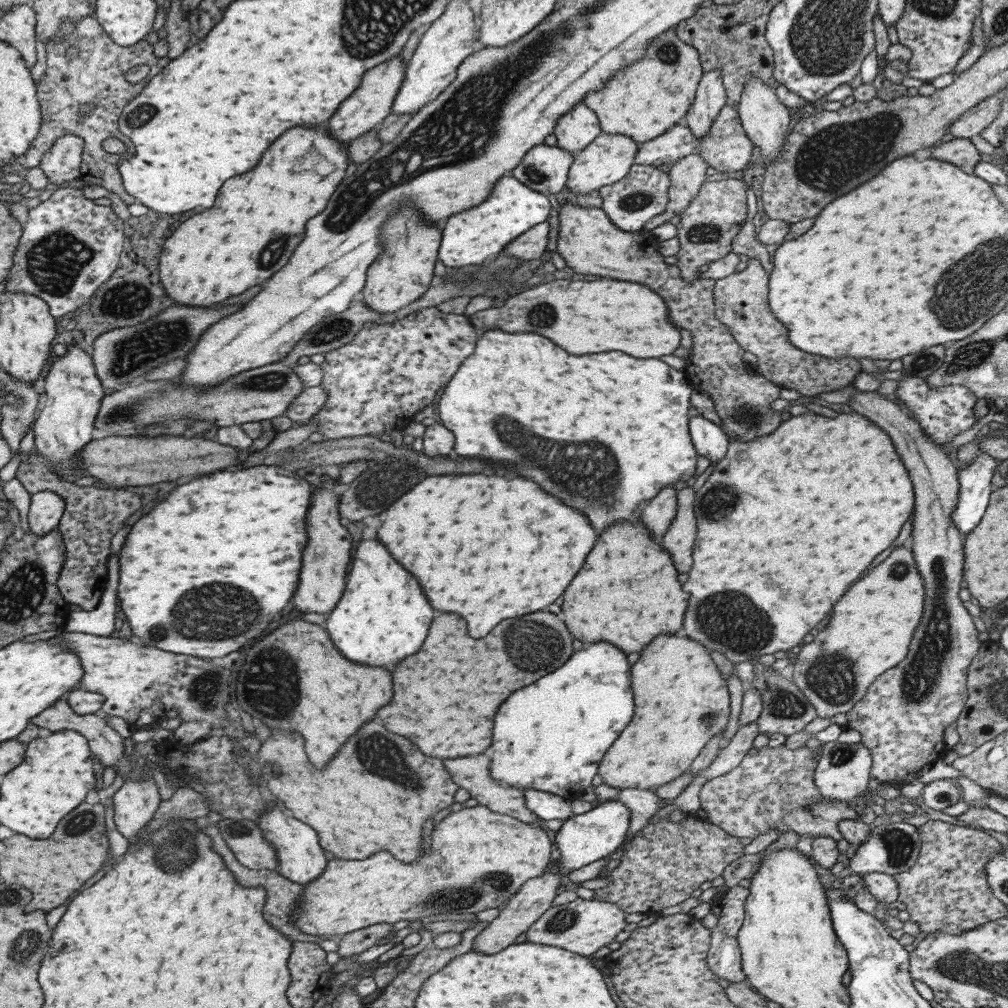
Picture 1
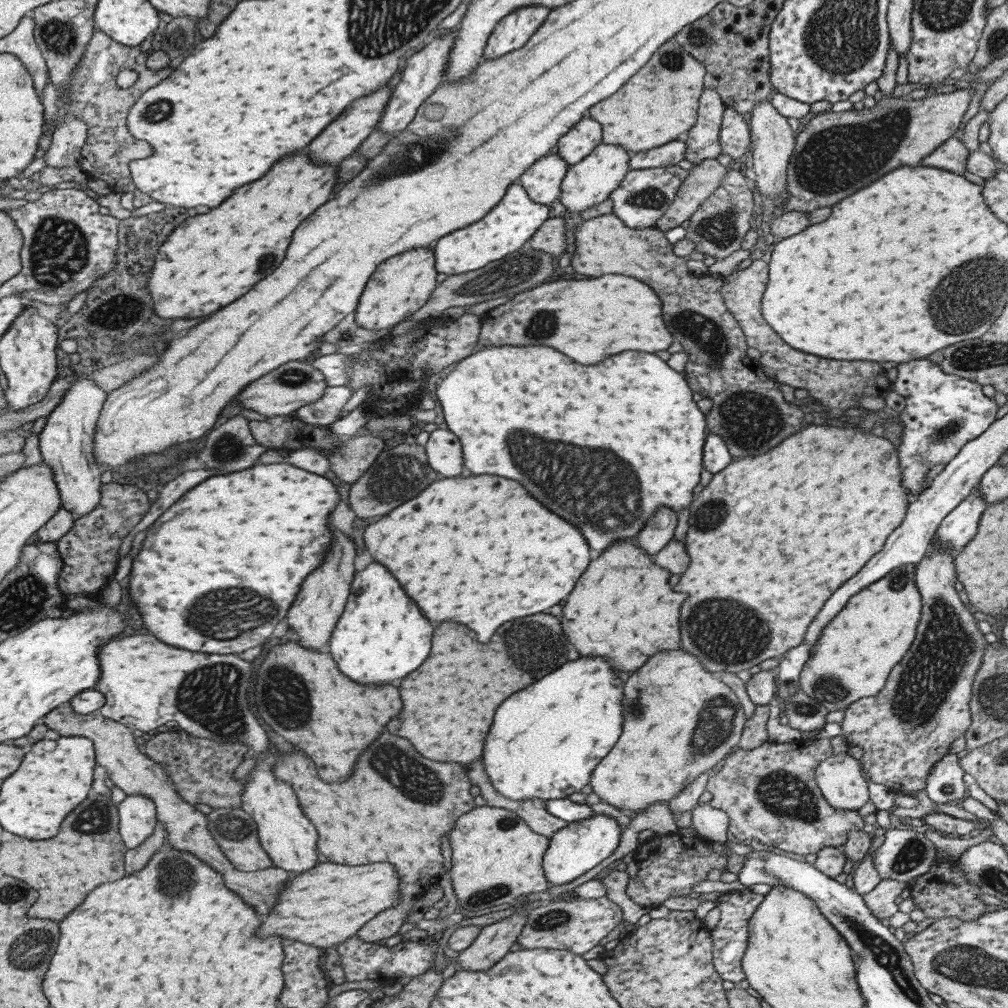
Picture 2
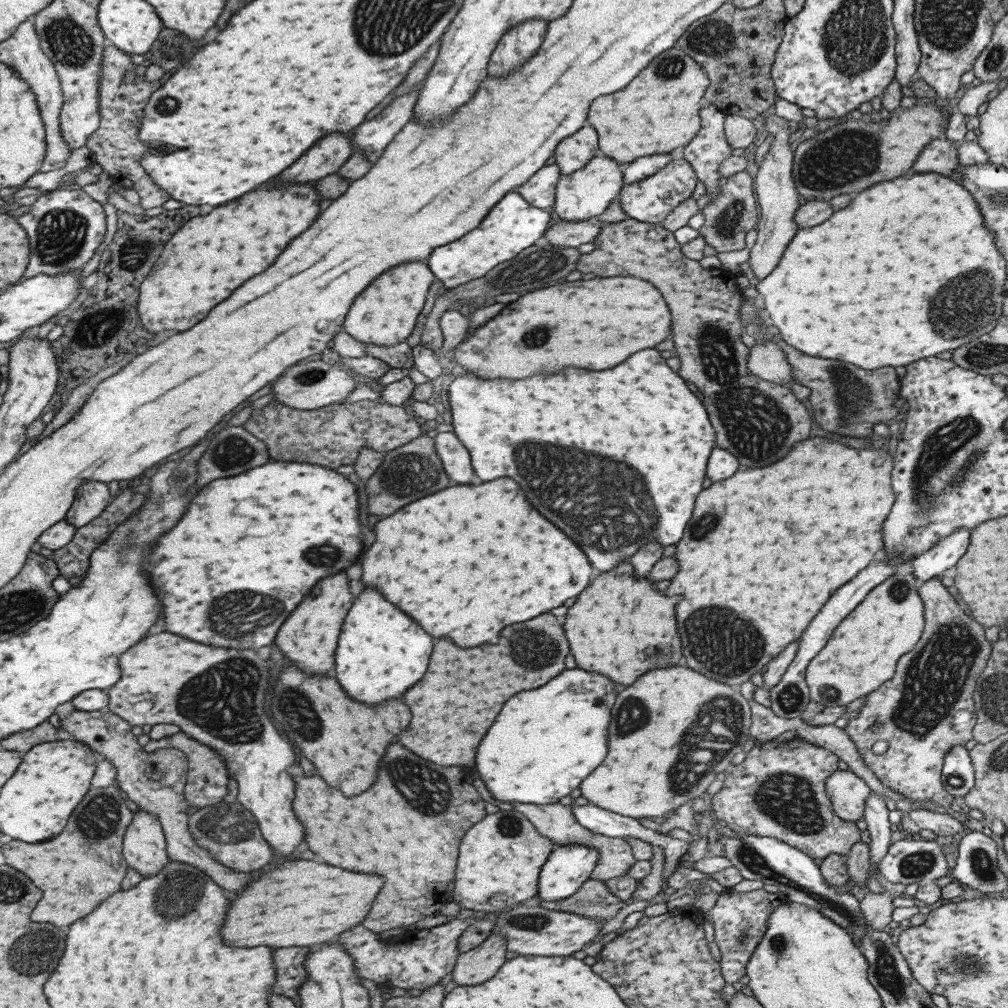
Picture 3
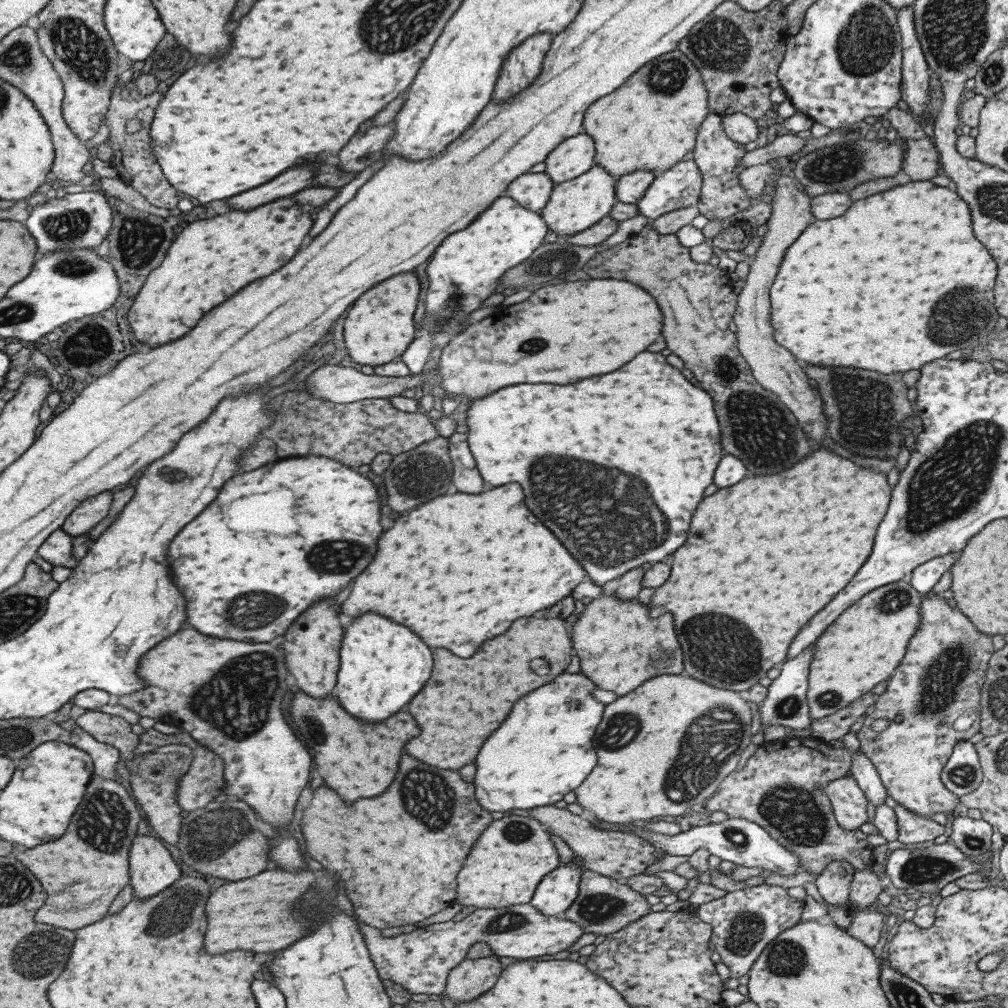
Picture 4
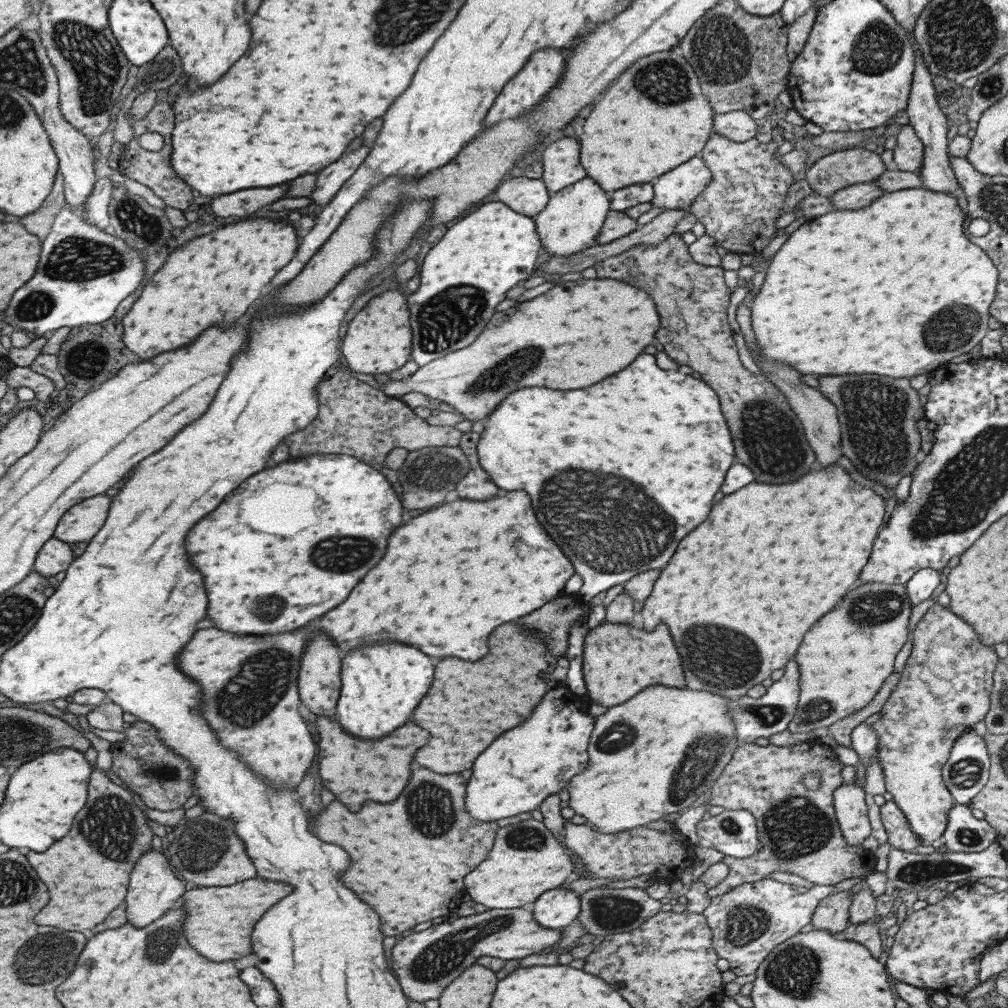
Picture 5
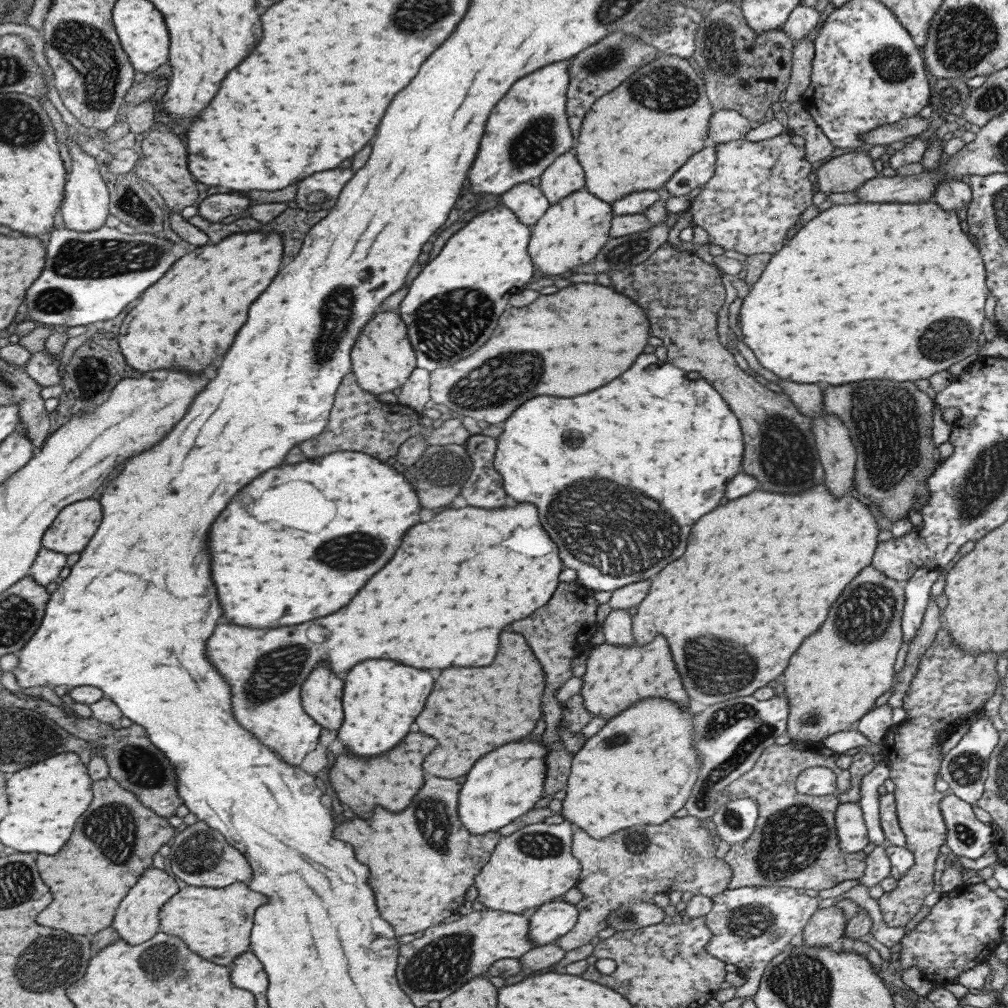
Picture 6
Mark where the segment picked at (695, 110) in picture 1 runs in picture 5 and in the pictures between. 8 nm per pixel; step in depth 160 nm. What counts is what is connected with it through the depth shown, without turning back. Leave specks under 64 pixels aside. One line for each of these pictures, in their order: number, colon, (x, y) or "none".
2: (701, 141)
3: (704, 152)
4: (715, 154)
5: (738, 208)

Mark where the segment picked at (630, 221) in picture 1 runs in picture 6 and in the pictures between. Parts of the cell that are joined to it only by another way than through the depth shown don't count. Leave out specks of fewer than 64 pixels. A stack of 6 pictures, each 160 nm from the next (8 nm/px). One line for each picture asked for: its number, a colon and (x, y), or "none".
2: (642, 196)
3: (649, 201)
4: (678, 186)
5: (675, 189)
6: (699, 167)

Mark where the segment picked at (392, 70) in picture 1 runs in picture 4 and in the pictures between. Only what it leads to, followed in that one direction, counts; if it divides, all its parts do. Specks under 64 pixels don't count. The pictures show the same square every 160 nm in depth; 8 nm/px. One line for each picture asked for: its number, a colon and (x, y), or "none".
2: (341, 138)
3: (326, 157)
4: (291, 181)

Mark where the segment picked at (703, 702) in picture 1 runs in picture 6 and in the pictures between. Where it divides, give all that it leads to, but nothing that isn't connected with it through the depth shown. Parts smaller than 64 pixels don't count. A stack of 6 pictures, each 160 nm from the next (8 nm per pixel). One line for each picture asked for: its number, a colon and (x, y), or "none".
2: (665, 743)
3: (660, 724)
4: (673, 761)
5: (654, 754)
6: (622, 777)

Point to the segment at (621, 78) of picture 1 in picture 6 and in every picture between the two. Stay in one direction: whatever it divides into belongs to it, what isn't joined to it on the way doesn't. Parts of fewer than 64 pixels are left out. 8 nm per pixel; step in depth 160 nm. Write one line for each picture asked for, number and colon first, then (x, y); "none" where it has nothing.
2: (659, 103)
3: (657, 111)
4: (650, 123)
5: (654, 117)
6: (624, 145)

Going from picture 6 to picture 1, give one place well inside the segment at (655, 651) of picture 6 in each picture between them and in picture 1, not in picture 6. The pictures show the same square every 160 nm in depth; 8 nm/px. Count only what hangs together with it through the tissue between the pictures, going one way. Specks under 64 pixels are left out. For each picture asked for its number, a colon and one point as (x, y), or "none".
1: (627, 601)
2: (635, 616)
3: (619, 626)
4: (619, 645)
5: (618, 660)

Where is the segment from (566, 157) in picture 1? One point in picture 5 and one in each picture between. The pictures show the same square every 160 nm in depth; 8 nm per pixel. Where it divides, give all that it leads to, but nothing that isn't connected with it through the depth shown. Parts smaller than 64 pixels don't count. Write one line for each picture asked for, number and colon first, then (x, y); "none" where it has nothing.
2: (541, 181)
3: (538, 190)
4: (530, 190)
5: (527, 196)

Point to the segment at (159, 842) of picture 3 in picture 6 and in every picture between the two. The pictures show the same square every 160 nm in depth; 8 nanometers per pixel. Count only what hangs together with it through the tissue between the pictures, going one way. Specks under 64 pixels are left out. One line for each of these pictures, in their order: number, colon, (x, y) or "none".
4: (152, 870)
5: (153, 888)
6: (137, 920)

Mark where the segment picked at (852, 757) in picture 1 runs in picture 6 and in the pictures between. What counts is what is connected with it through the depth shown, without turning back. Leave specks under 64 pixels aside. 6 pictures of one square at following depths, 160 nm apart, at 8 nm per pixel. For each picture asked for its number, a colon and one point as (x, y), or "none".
2: (839, 779)
3: (847, 793)
4: (847, 801)
5: (850, 811)
6: (850, 829)

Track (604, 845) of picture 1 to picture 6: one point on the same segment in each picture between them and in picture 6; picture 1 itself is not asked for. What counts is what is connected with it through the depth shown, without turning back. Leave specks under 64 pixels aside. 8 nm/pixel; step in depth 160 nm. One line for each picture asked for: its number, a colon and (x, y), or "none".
2: (571, 851)
3: (567, 867)
4: (554, 893)
5: (556, 908)
6: (551, 920)

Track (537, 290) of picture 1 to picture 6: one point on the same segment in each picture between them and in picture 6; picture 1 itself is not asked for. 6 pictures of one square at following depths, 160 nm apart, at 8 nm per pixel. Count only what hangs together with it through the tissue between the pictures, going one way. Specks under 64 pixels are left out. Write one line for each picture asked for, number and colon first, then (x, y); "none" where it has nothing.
2: (586, 320)
3: (593, 324)
4: (563, 333)
5: (576, 333)
6: (567, 343)

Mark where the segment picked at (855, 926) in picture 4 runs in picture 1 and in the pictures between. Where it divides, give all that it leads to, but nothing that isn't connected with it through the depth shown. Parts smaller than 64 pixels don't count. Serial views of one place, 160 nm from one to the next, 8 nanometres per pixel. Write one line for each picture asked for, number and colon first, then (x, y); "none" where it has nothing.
1: (883, 887)
2: (880, 900)
3: (876, 907)

